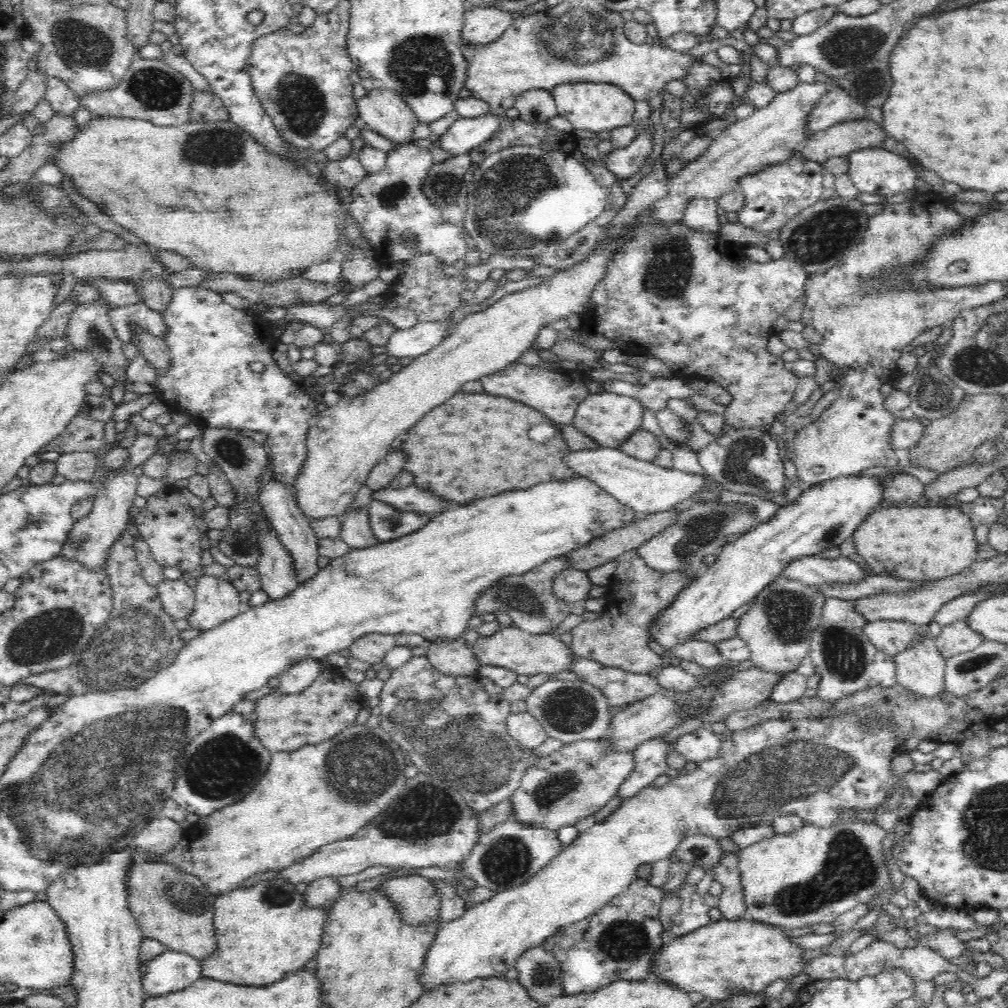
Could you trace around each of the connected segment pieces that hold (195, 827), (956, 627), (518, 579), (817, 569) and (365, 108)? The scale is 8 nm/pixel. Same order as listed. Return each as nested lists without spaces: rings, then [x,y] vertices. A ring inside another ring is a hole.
[[[356,723],[330,740],[302,746],[291,752],[275,753],[271,756],[266,774],[240,802],[215,810],[205,817],[199,815],[196,823],[185,825],[184,842],[178,841],[170,852],[164,854],[142,852],[143,858],[163,860],[184,874],[193,874],[216,897],[227,894],[258,872],[282,870],[314,854],[321,846],[357,834],[404,790],[407,779],[405,766],[401,748],[382,727],[372,728]]]
[[[956,620],[949,626],[941,627],[939,636],[935,638],[938,651],[945,660],[975,650],[985,642],[982,634],[975,632],[968,625],[967,620]]]
[[[556,557],[547,560],[541,565],[535,566],[532,570],[521,575],[510,575],[498,579],[490,588],[475,600],[476,611],[474,617],[480,617],[487,612],[506,612],[512,620],[512,624],[531,634],[551,634],[555,637],[556,632],[563,633],[565,619],[572,614],[572,605],[564,602],[553,593],[555,578],[564,569],[572,568],[569,562],[563,557]]]
[[[822,555],[800,557],[790,561],[779,578],[793,578],[807,585],[855,583],[869,577],[859,562],[846,557],[829,559]]]
[[[372,89],[356,101],[359,117],[364,120],[366,128],[397,145],[410,144],[413,141],[414,129],[419,122],[410,106],[406,104],[405,99],[397,93],[397,90]]]

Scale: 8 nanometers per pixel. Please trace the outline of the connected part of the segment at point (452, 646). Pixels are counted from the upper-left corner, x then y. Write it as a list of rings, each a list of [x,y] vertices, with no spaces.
[[[464,638],[439,641],[426,647],[427,658],[438,671],[454,677],[476,675],[479,662]]]

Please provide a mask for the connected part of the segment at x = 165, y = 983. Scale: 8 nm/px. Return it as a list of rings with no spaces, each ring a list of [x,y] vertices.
[[[167,949],[166,952],[159,954],[156,958],[141,963],[142,988],[148,997],[185,989],[200,977],[202,977],[202,973],[200,973],[200,961],[184,952]]]

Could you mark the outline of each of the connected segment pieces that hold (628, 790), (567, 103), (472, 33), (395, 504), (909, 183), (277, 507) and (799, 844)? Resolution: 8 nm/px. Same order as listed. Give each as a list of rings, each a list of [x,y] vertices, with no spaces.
[[[664,735],[646,740],[644,744],[638,746],[633,751],[634,770],[622,782],[616,796],[623,798],[623,800],[632,798],[632,796],[640,794],[642,790],[650,787],[658,776],[667,774],[670,769],[667,763],[667,755],[671,751],[675,751],[675,744],[666,742]]]
[[[564,83],[556,85],[550,91],[556,103],[558,115],[567,118],[574,129],[597,133],[633,125],[636,102],[619,86],[610,83]]]
[[[474,5],[463,17],[465,23],[461,30],[461,40],[471,46],[482,46],[498,40],[498,36],[504,34],[516,15],[499,8]]]
[[[414,482],[404,488],[395,489],[388,486],[372,491],[371,497],[372,500],[389,504],[392,508],[402,512],[417,512],[434,517],[444,510],[444,502],[436,494],[414,486]]]
[[[881,147],[864,148],[848,155],[848,161],[850,161],[850,168],[847,174],[850,175],[852,183],[856,184],[860,193],[888,198],[916,188],[918,178],[914,174],[910,161],[893,154],[890,150]]]
[[[272,476],[269,481],[265,481],[265,484],[261,486],[257,499],[258,502],[261,502],[271,525],[278,533],[280,542],[288,549],[288,553],[294,559],[294,569],[296,569],[298,582],[305,583],[306,579],[312,578],[320,570],[317,562],[319,544],[316,533],[310,527],[310,520],[302,514],[296,502],[295,493],[292,492],[290,486],[284,484],[284,481]]]
[[[839,818],[828,828],[804,823],[798,830],[793,830],[791,833],[776,833],[774,836],[763,838],[752,846],[739,850],[738,869],[740,869],[740,883],[742,883],[743,887],[743,896],[746,903],[748,917],[755,921],[762,921],[767,925],[780,928],[802,928],[803,926],[812,926],[812,924],[828,924],[833,923],[835,918],[852,910],[855,906],[868,904],[876,895],[894,891],[900,885],[895,886],[894,883],[892,883],[890,873],[888,873],[890,870],[888,870],[887,865],[884,865],[886,855],[884,855],[884,852],[882,851],[881,842],[886,834],[887,832],[884,828],[876,825],[875,822],[870,823],[859,819],[844,820]]]

